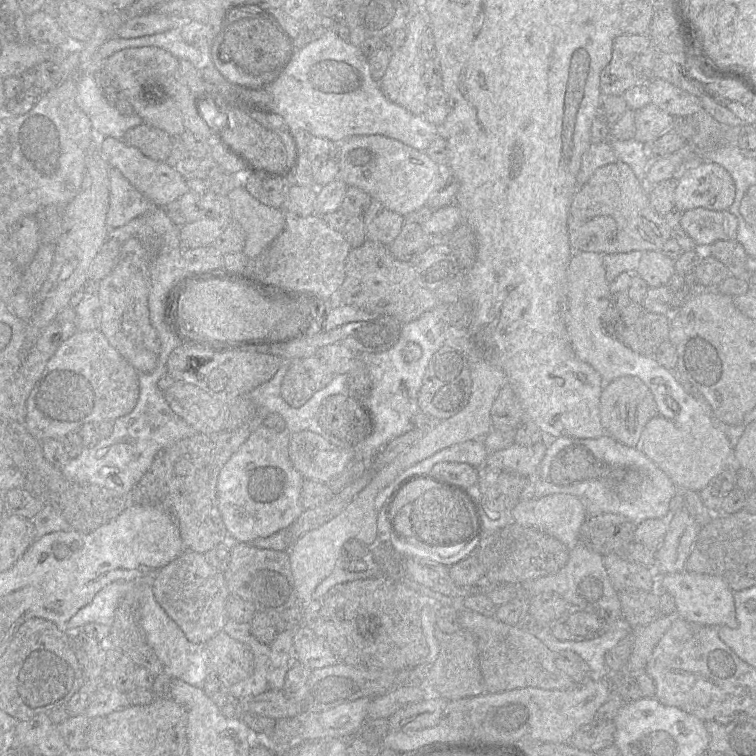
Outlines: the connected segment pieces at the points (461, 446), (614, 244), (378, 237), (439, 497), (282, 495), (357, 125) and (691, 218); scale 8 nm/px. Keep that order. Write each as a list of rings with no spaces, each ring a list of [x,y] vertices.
[[[469,440],[463,443],[457,443],[442,449],[432,456],[416,463],[400,473],[394,481],[399,482],[403,477],[411,472],[429,472],[432,467],[440,462],[458,462],[467,463],[478,468],[485,463],[488,457],[488,451],[482,440]]]
[[[620,160],[595,170],[589,180],[577,189],[568,212],[567,232],[570,246],[574,251],[601,254],[661,251],[663,245],[671,238],[671,228],[664,216],[653,209],[648,193],[643,189],[631,167]]]
[[[372,199],[362,217],[366,229],[366,238],[386,246],[395,240],[404,224],[402,215],[389,210],[375,199]]]
[[[443,485],[425,491],[412,504],[412,538],[429,547],[470,542],[476,534],[474,510],[461,492]]]
[[[258,426],[231,455],[219,472],[216,486],[217,509],[228,536],[240,543],[288,528],[305,511],[300,503],[302,475],[289,459],[291,433]]]
[[[326,31],[318,40],[295,49],[290,60],[270,72],[261,83],[249,84],[244,92],[250,98],[268,92],[283,124],[272,120],[267,110],[247,114],[283,136],[302,130],[335,144],[352,136],[382,135],[425,151],[436,137],[440,137],[438,126],[387,99],[379,82],[372,78],[367,58],[359,48]]]
[[[690,209],[682,213],[680,226],[703,251],[718,241],[734,241],[738,236],[737,217],[728,210]]]

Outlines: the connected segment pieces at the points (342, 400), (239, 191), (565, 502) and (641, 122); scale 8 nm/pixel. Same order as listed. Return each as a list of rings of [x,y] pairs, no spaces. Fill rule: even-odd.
[[[347,394],[326,397],[317,411],[322,431],[340,442],[339,448],[353,448],[373,432],[373,423],[360,402]]]
[[[242,187],[233,188],[225,196],[229,201],[231,216],[245,236],[242,253],[248,259],[255,259],[280,233],[285,214],[260,203]]]
[[[559,493],[520,500],[512,509],[512,516],[517,524],[543,531],[570,549],[579,542],[579,530],[587,513],[577,497]]]
[[[650,103],[635,112],[634,139],[650,145],[674,124],[675,117]]]

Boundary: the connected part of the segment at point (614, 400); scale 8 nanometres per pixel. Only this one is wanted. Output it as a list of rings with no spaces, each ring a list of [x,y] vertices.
[[[622,376],[605,383],[600,396],[601,424],[606,434],[618,442],[629,447],[639,448],[644,427],[657,413],[653,393],[640,378]]]

